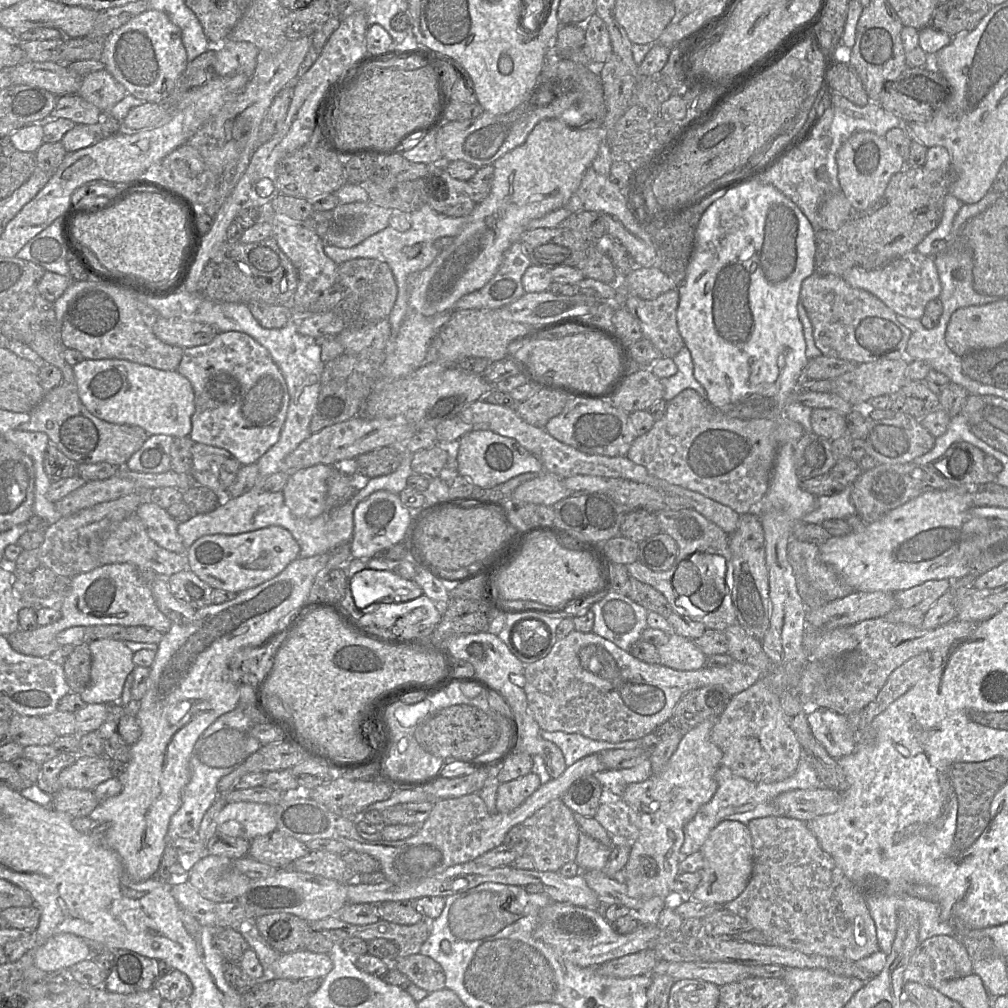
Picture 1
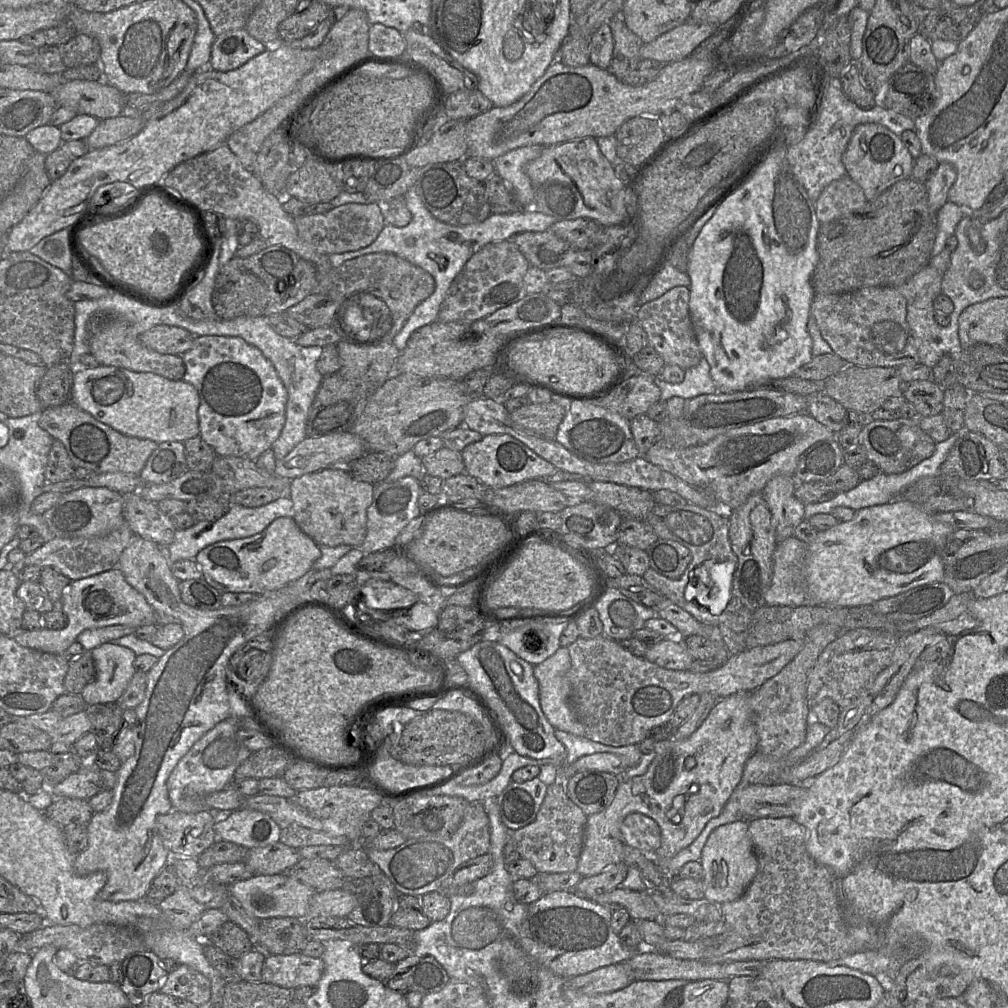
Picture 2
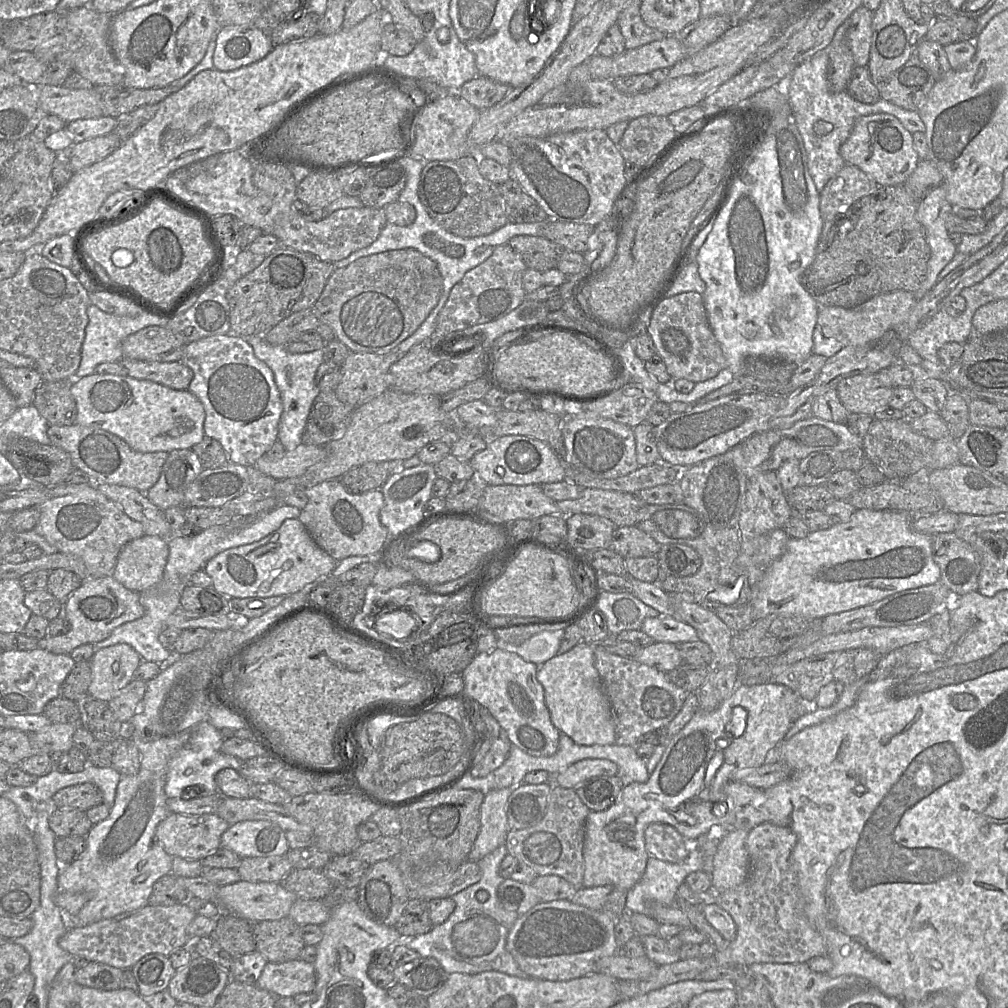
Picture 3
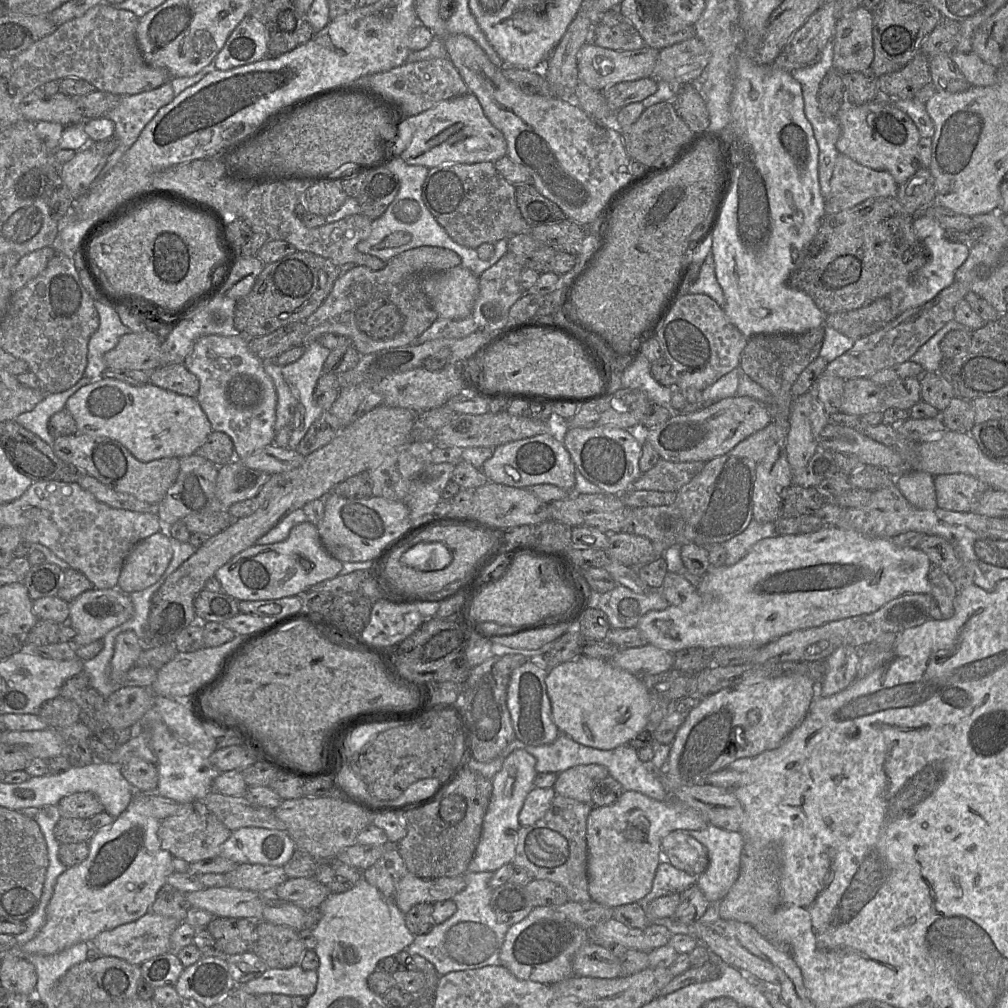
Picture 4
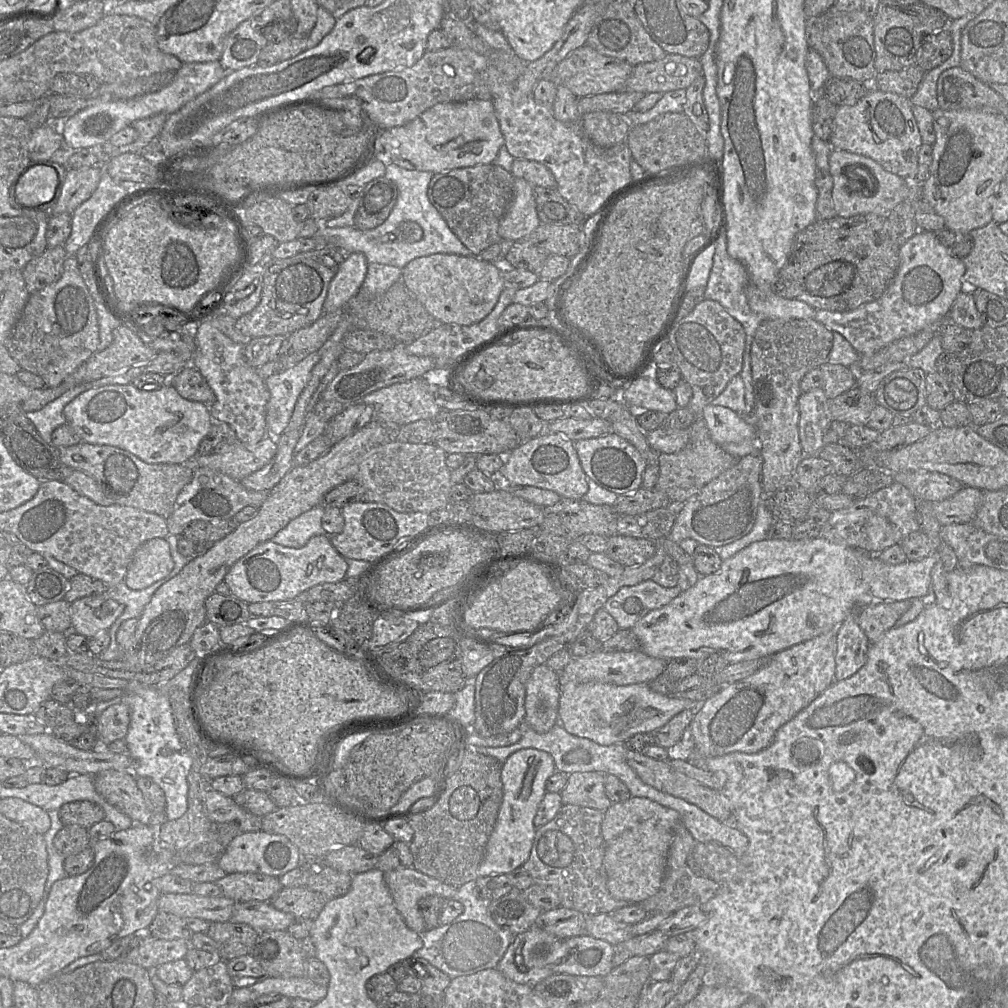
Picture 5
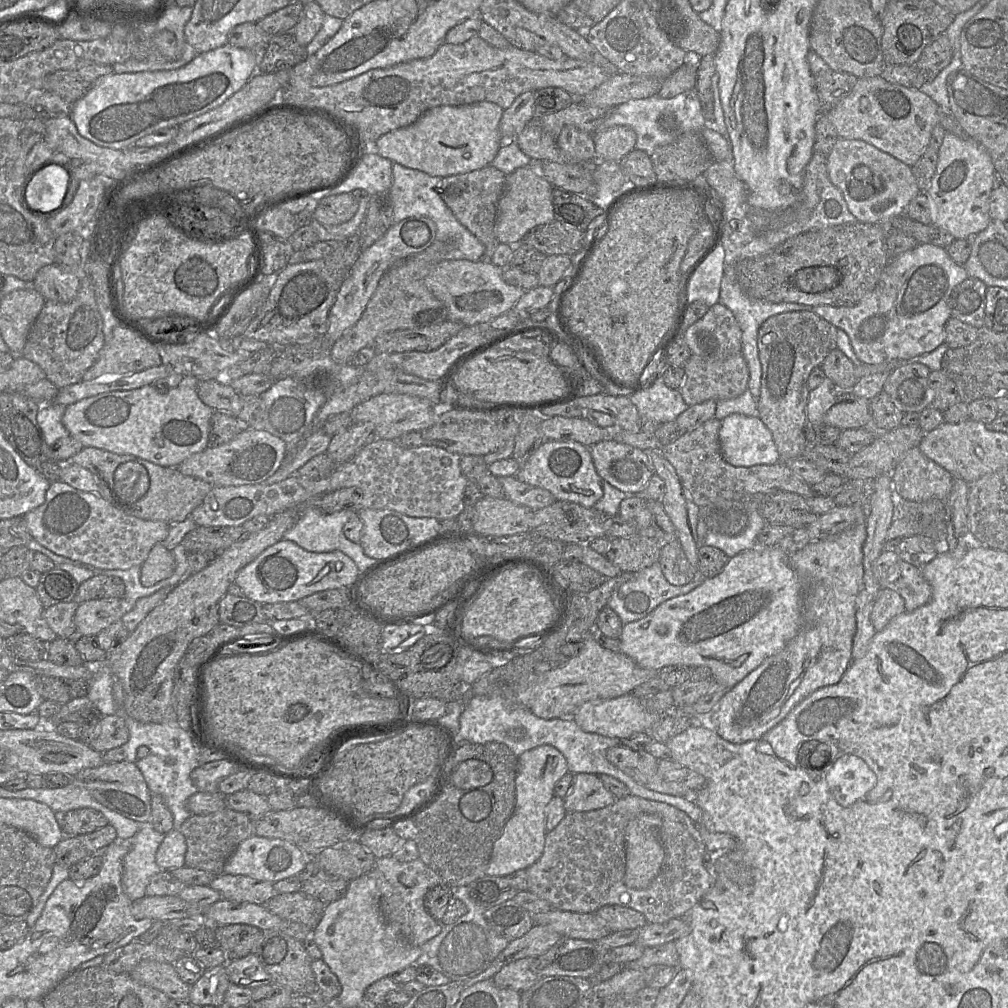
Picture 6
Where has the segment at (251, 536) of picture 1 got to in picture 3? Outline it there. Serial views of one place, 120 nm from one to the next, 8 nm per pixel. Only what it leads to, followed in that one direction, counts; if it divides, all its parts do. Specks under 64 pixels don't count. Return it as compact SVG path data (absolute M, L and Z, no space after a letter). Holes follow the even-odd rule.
M286 519L277 531L263 539L220 552L206 563L204 571L211 577L214 589L222 595L232 598L265 598L288 596L317 579L327 579L337 563L338 561L316 544L299 519Z

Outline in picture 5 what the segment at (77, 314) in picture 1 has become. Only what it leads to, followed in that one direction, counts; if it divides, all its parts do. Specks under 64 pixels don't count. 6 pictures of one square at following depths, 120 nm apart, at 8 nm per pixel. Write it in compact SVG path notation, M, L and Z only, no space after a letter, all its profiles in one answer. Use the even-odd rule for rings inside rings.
M192 365L186 366L170 377L169 384L176 389L180 396L187 400L207 405L215 401L213 390L201 373Z

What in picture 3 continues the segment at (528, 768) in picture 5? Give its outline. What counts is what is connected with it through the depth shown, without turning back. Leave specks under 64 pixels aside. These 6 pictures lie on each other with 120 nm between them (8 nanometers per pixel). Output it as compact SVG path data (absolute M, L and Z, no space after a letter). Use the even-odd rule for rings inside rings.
M519 785L492 790L485 794L480 807L480 829L467 860L478 862L500 845L510 831L506 805L509 796Z

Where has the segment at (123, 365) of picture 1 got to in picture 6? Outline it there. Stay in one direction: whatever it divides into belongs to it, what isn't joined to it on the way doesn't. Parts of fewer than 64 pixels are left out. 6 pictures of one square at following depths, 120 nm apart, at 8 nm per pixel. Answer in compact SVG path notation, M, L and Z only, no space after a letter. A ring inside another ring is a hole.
M186 381L171 390L146 385L84 398L66 407L62 422L69 435L84 447L130 454L163 467L177 468L188 457L208 447L214 413L201 401L195 385Z

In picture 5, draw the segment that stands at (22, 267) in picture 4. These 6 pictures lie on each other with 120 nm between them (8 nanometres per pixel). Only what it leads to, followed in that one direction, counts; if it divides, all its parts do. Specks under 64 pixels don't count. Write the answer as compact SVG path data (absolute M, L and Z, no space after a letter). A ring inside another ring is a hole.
M63 246L48 247L29 261L22 269L27 291L33 293L56 282L62 275L63 264L68 256Z

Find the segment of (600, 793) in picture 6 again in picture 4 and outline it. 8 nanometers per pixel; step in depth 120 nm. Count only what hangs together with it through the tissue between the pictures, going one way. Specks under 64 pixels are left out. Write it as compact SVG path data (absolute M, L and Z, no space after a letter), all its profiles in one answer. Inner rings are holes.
M588 764L574 766L557 775L553 789L558 795L586 804L592 804L592 789L608 775L610 775L609 771L603 765Z

